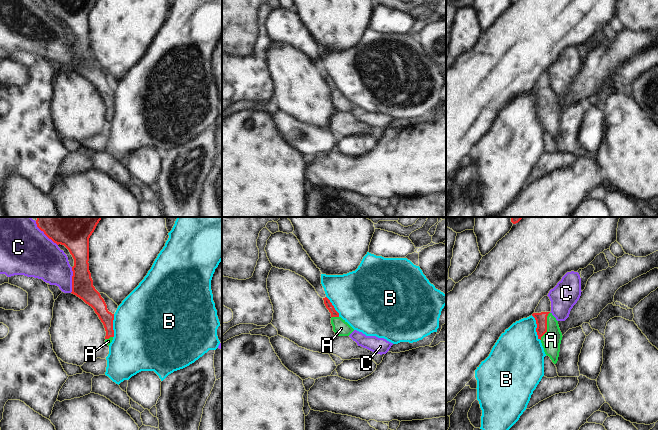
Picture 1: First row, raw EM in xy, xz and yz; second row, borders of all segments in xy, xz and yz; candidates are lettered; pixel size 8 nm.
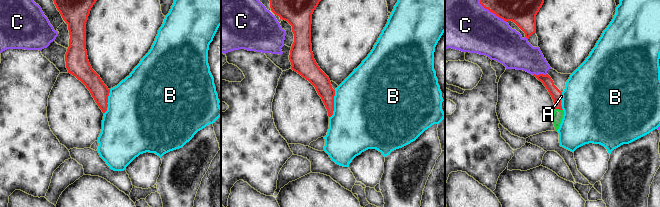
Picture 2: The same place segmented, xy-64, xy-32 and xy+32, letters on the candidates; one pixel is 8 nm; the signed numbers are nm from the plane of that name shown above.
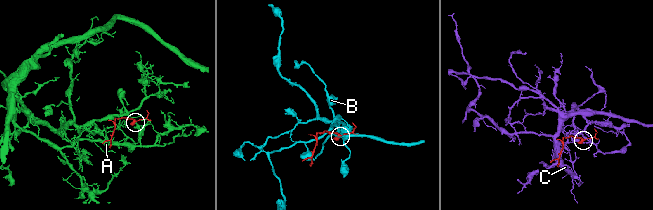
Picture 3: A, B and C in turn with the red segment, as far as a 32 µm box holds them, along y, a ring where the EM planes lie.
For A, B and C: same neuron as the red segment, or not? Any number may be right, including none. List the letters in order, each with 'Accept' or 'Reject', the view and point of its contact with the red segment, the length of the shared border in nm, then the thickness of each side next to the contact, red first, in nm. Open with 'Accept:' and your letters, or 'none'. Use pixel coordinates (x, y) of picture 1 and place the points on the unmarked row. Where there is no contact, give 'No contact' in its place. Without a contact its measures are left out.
Accept: A
A: Accept. Touches red at yz (546, 102). Shared border 240 nm. Thickness 100 nm (red) against 160 nm
B: Reject. Touches red at yz (536, 104). Shared border 220 nm. Thickness 100 nm (red) against 400 nm
C: Reject. Touches red at xy (72, 56). Shared border 200 nm. Thickness 180 nm (red) against 300 nm

